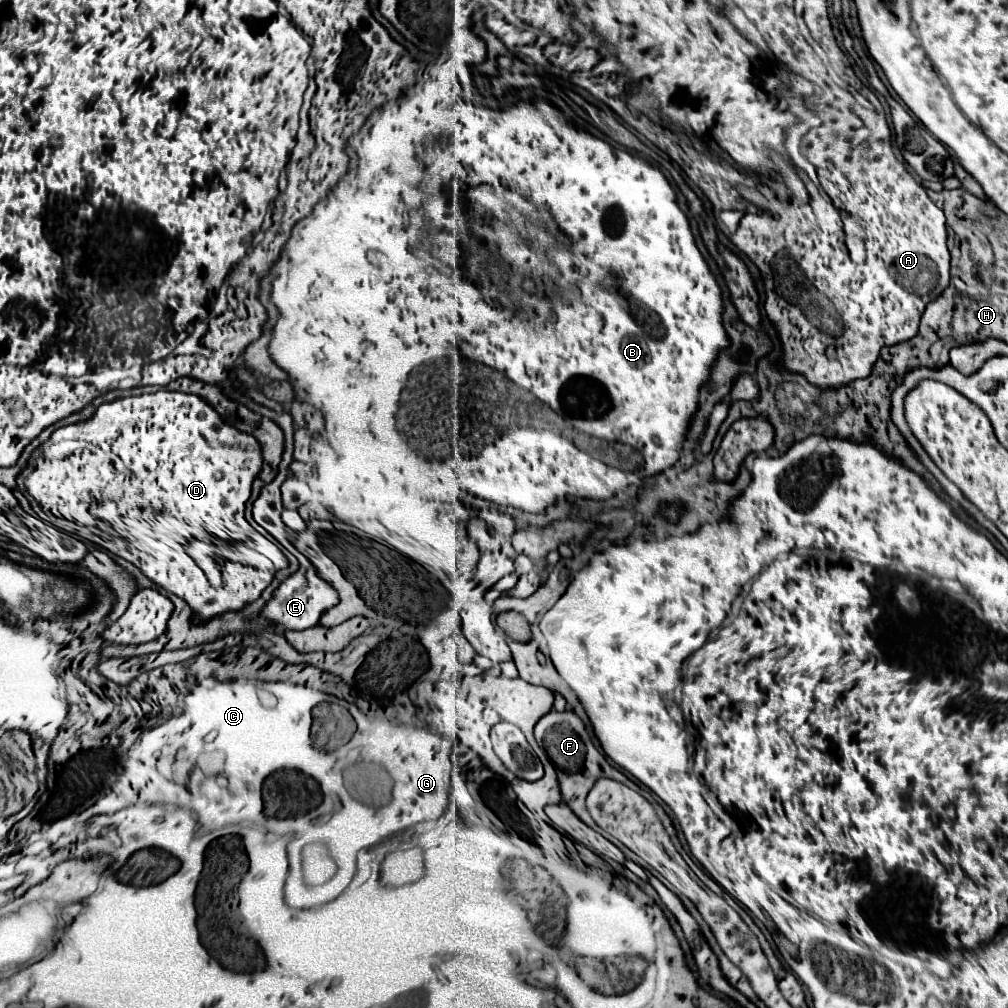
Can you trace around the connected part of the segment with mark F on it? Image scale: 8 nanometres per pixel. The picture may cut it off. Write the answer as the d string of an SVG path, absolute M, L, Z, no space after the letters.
M552 709L550 713L546 713L546 717L542 717L542 721L538 721L536 729L544 729L544 743L542 743L542 747L544 747L544 751L548 753L550 761L554 763L554 767L556 767L556 771L558 771L558 775L560 775L562 801L568 803L568 807L570 807L586 825L590 825L592 829L598 829L598 827L592 823L592 817L590 817L588 809L584 807L584 799L586 799L588 791L592 789L594 781L600 779L600 777L608 777L608 779L616 779L616 781L626 783L630 789L642 793L642 795L654 805L656 813L664 811L664 809L660 807L656 795L654 795L650 789L638 785L636 781L632 781L630 777L626 777L622 771L618 771L616 767L612 767L612 765L606 761L606 757L596 749L596 745L592 743L592 737L590 737L588 731L584 729L584 721L582 721L574 711L566 709L566 711L560 713L560 711Z

